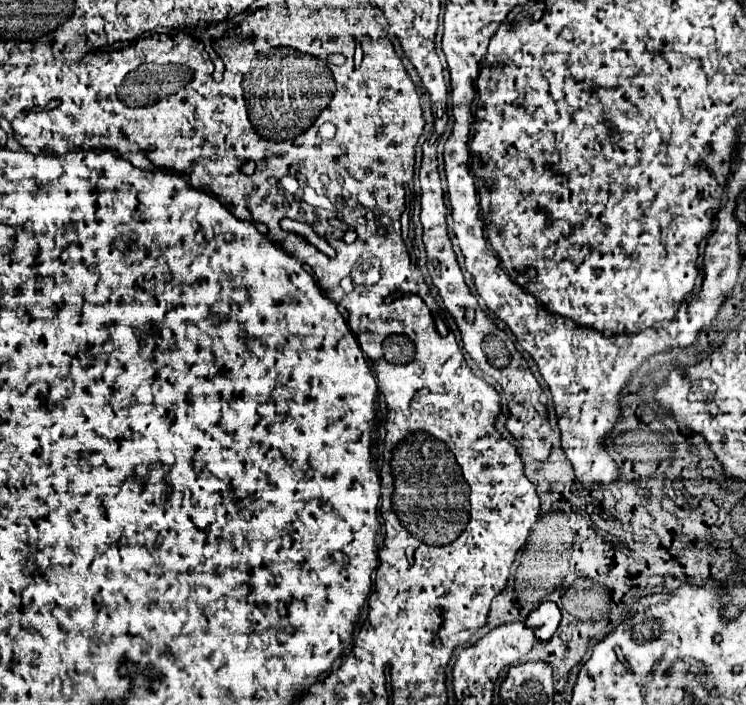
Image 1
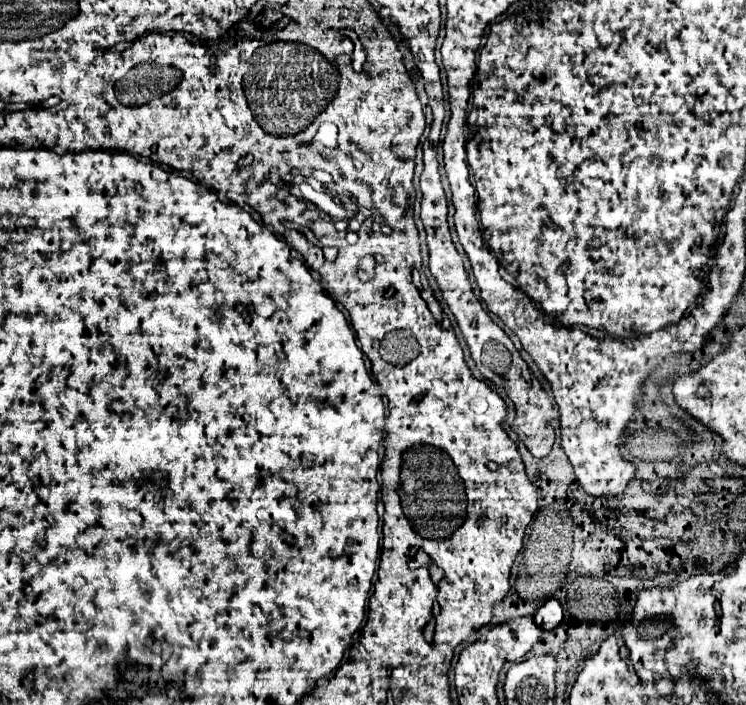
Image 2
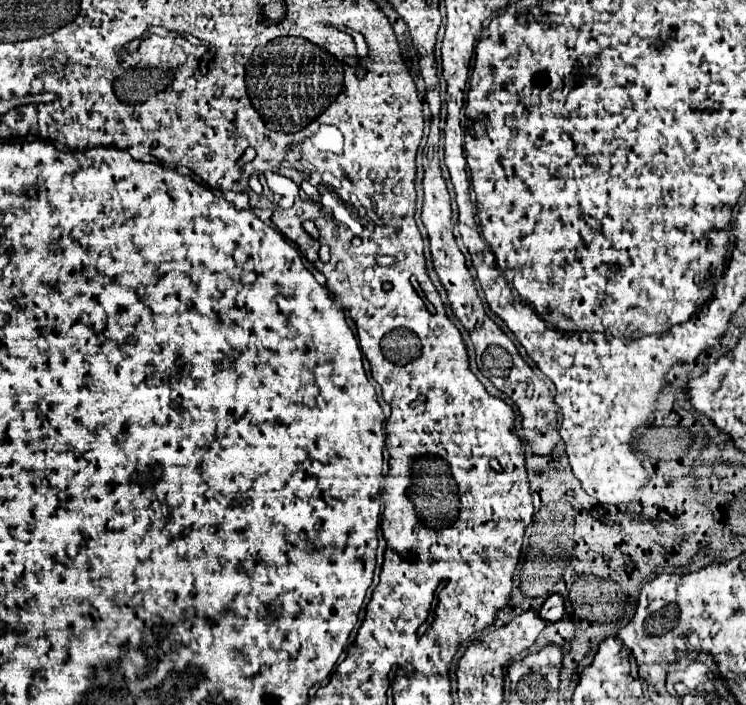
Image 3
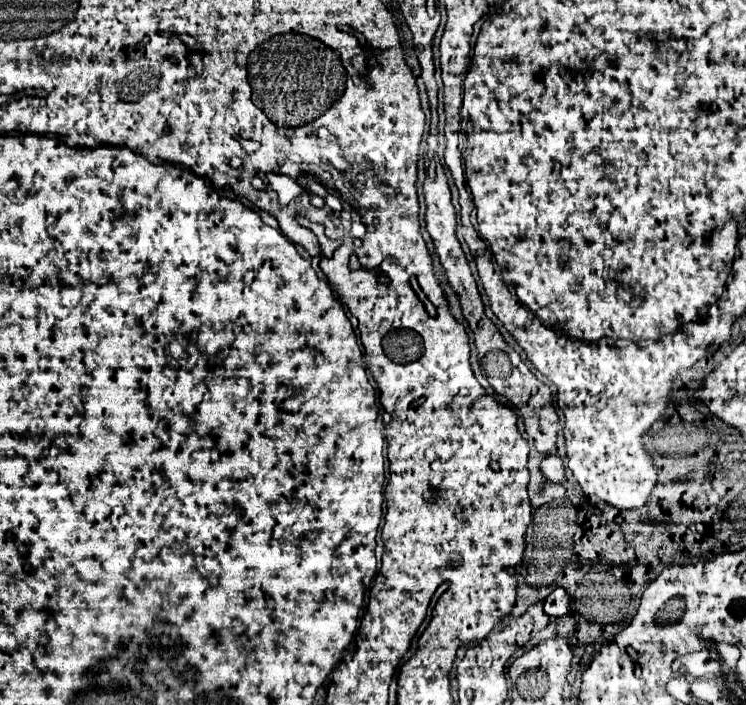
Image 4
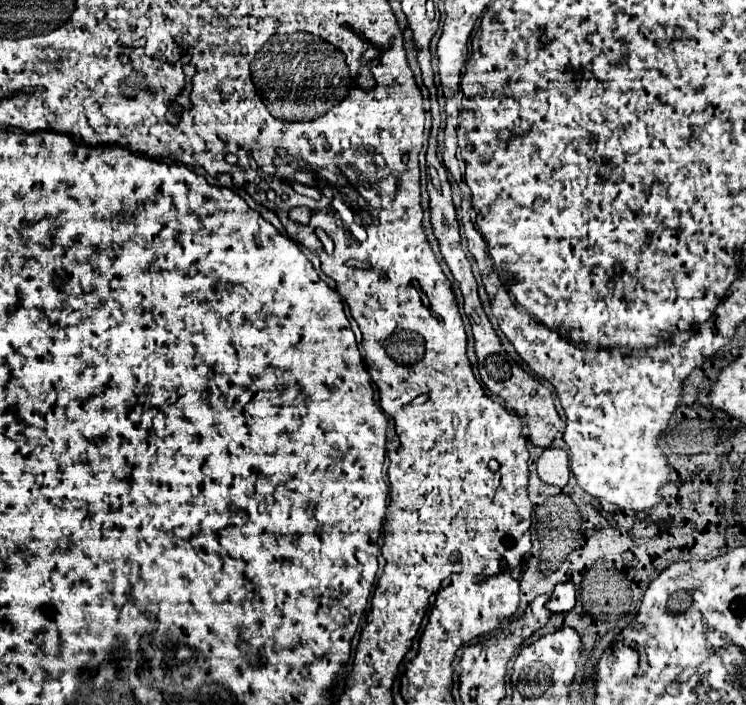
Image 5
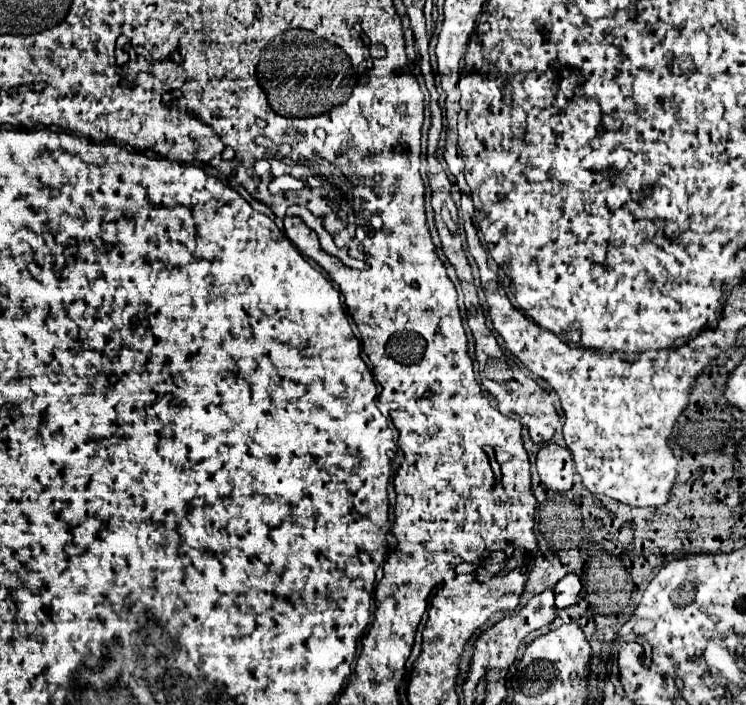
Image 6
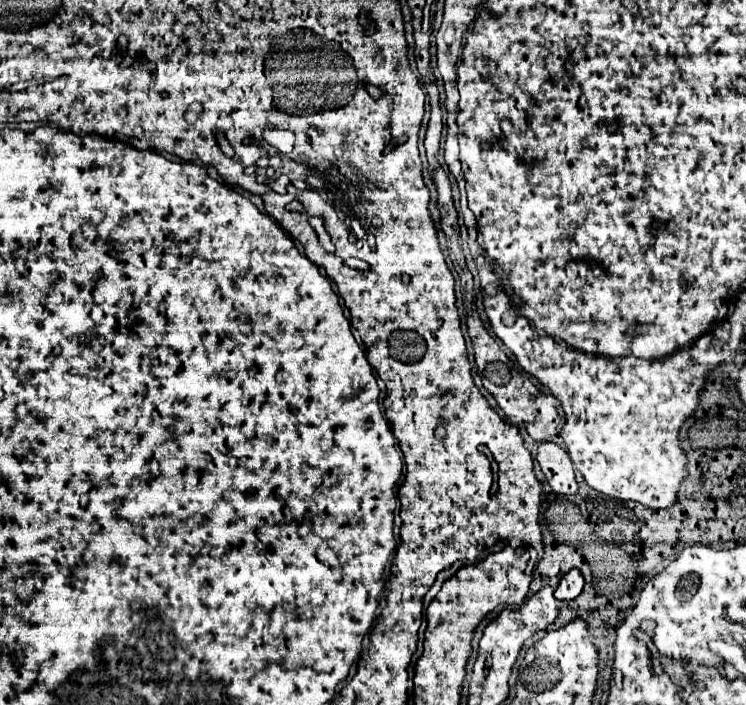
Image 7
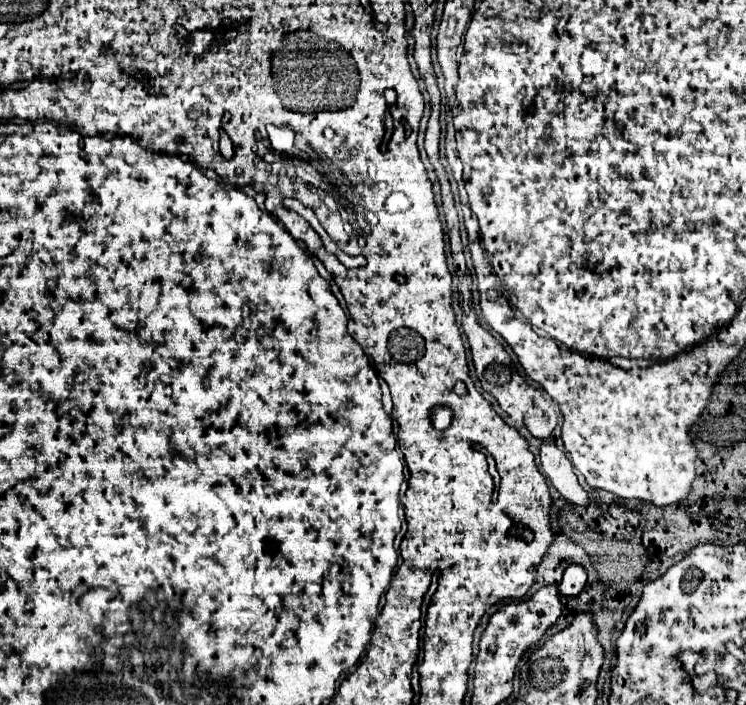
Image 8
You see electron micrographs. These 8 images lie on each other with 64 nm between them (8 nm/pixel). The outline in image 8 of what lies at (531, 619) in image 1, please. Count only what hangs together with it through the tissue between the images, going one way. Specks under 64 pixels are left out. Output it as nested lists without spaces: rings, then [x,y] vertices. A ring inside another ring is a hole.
[[[570,564],[564,572],[564,578],[558,586],[560,596],[578,596],[586,584],[586,572],[578,564]]]

